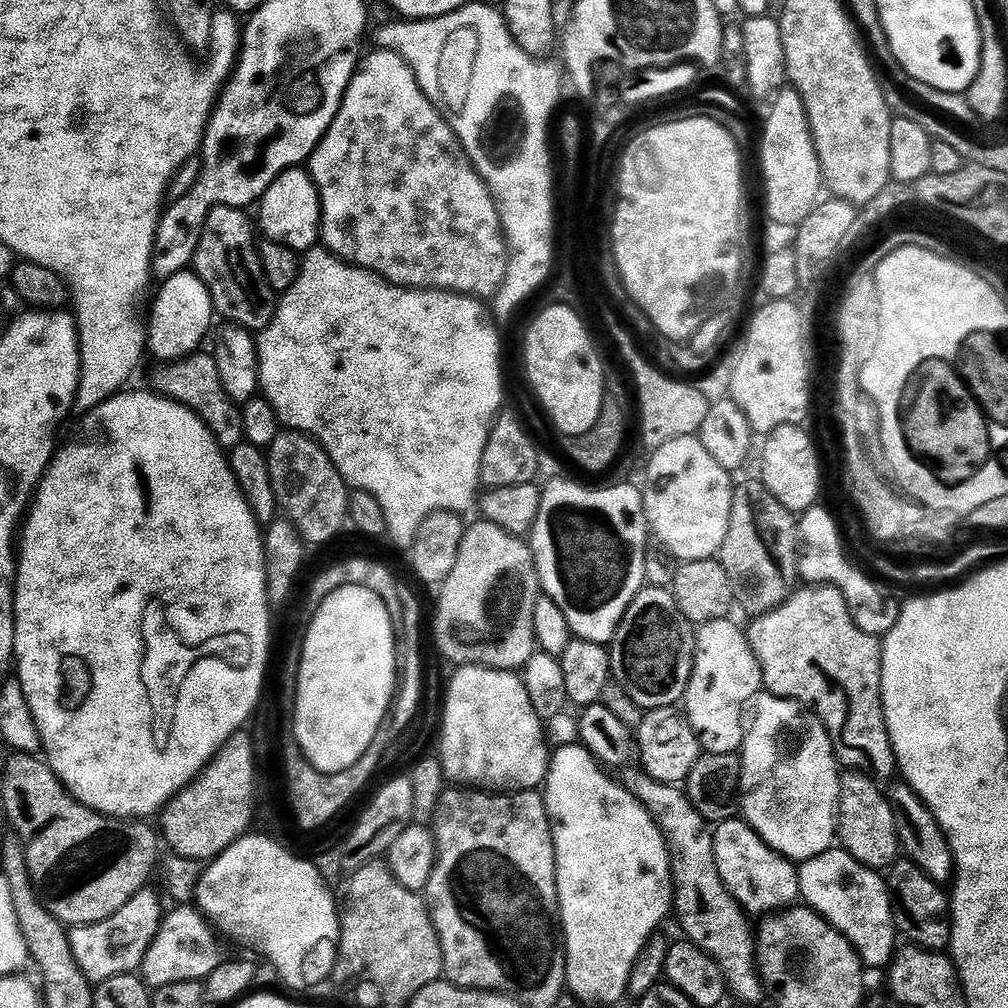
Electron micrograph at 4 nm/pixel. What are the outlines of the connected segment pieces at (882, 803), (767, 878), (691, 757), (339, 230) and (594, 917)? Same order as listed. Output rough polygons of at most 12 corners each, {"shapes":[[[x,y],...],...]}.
{"shapes":[[[871,775],[840,777],[838,840],[867,868],[902,856],[892,801]],[[733,818],[715,825],[724,885],[753,917],[801,899],[797,865]],[[679,707],[645,711],[639,767],[683,785],[702,755]],[[398,53],[310,157],[322,244],[489,298],[496,197]],[[583,744],[546,781],[566,988],[616,1004],[674,912],[652,811]]]}

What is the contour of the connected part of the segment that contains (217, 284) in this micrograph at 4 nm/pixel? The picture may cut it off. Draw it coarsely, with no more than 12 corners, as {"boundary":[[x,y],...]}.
{"boundary":[[220,205],[192,263],[213,311],[251,332],[275,316],[258,228]]}

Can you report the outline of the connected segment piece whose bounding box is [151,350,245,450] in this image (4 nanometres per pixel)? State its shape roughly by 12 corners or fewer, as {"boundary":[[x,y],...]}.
{"boundary":[[215,355],[165,363],[151,387],[197,412],[221,448],[245,441],[244,413]]}

